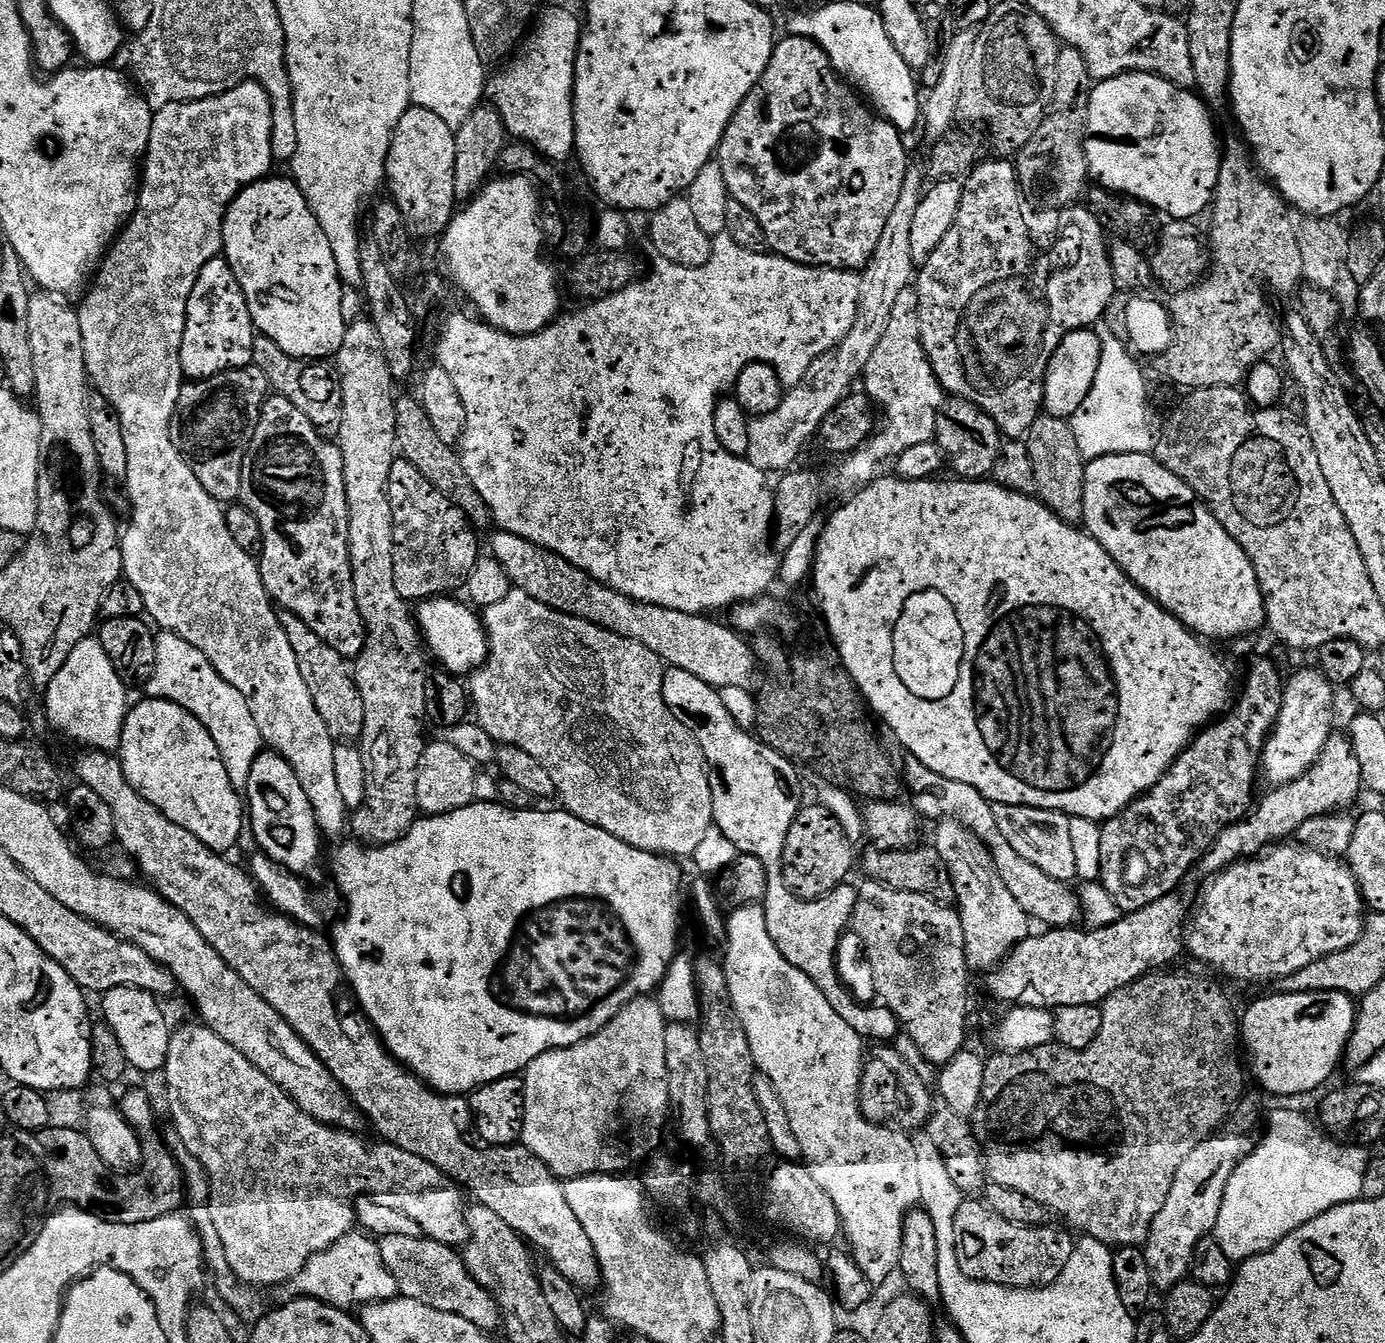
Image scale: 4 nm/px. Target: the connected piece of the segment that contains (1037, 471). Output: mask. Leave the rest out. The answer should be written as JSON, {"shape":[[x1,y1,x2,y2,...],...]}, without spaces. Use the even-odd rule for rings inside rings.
{"shape":[[1041,414,1034,426,1030,426,1026,443,1030,450,1030,462,1034,462,1035,495,1058,518,1068,524,1079,525,1084,518,1086,461,1078,450,1078,438,1074,438,1071,423,1062,418]]}

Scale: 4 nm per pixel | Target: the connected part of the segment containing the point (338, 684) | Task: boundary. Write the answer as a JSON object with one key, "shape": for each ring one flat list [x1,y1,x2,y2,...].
{"shape":[[281,611,279,618,283,630,286,632,287,641,290,642,291,649,298,660,299,673,306,682,306,687,310,690,310,695,314,700,315,709,323,714,330,712,354,712,362,713,362,694,358,694,356,677,349,661,338,650,333,650,331,646,326,646,302,618,294,614]]}

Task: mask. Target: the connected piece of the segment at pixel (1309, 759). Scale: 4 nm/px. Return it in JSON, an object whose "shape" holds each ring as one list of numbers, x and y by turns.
{"shape":[[1317,667,1314,668,1304,668,1292,676,1289,675,1285,681,1282,710,1278,714,1278,722,1272,727,1272,734,1265,742,1264,752,1260,755,1263,779,1265,776,1268,780,1276,780,1272,782,1287,782,1302,778,1302,774,1306,774,1306,770,1310,770,1310,766,1318,762,1326,742,1334,735,1334,728,1332,728,1334,688,1325,675,1327,673]]}

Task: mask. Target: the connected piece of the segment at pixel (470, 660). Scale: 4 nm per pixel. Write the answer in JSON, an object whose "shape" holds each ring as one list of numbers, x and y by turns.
{"shape":[[443,595,419,601,414,608,416,627,420,629,427,651,440,659,437,660,439,667,453,674,471,674,488,656,488,634,475,607,452,599,456,598]]}

